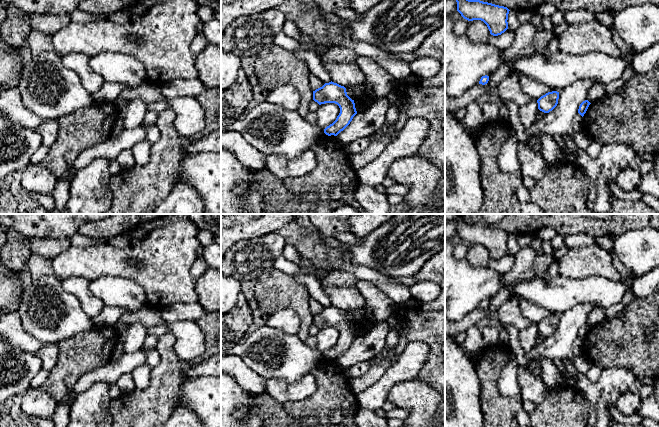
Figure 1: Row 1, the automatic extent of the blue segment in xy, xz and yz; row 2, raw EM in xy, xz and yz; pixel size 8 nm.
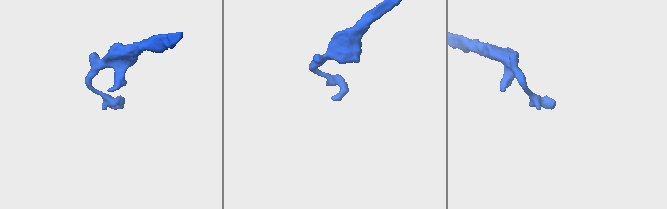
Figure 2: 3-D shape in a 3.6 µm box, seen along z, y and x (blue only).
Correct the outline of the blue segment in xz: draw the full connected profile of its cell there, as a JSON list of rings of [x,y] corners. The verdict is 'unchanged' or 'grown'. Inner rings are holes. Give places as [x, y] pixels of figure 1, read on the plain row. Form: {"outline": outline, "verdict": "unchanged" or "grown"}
{"outline": [[[332,305],[313,315],[313,324],[319,329],[335,327],[340,332],[336,344],[324,353],[324,357],[328,360],[337,360],[357,338],[354,324],[347,319],[346,312]]], "verdict": "unchanged"}

